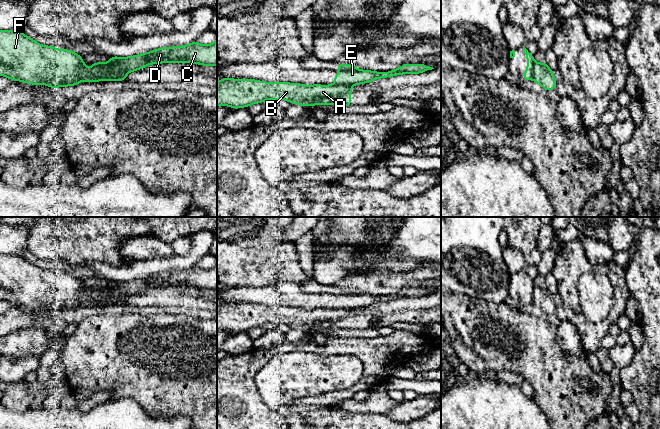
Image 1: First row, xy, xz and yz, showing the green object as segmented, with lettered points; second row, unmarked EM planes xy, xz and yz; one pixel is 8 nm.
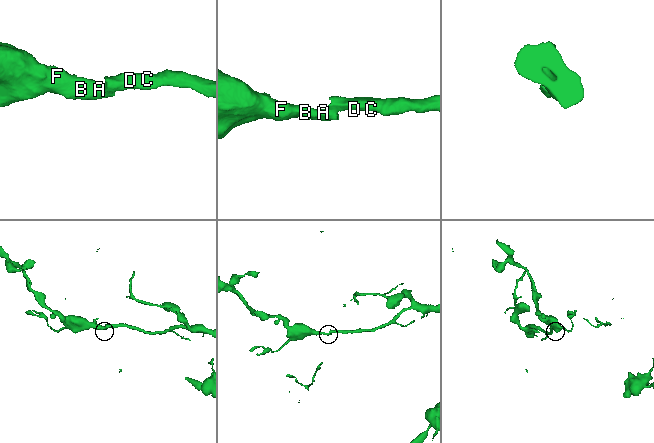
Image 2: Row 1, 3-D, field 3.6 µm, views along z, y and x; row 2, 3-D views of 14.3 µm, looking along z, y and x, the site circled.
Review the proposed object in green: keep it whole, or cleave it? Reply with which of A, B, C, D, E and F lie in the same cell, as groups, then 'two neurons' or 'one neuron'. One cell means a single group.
A B F / C D E; two neurons

